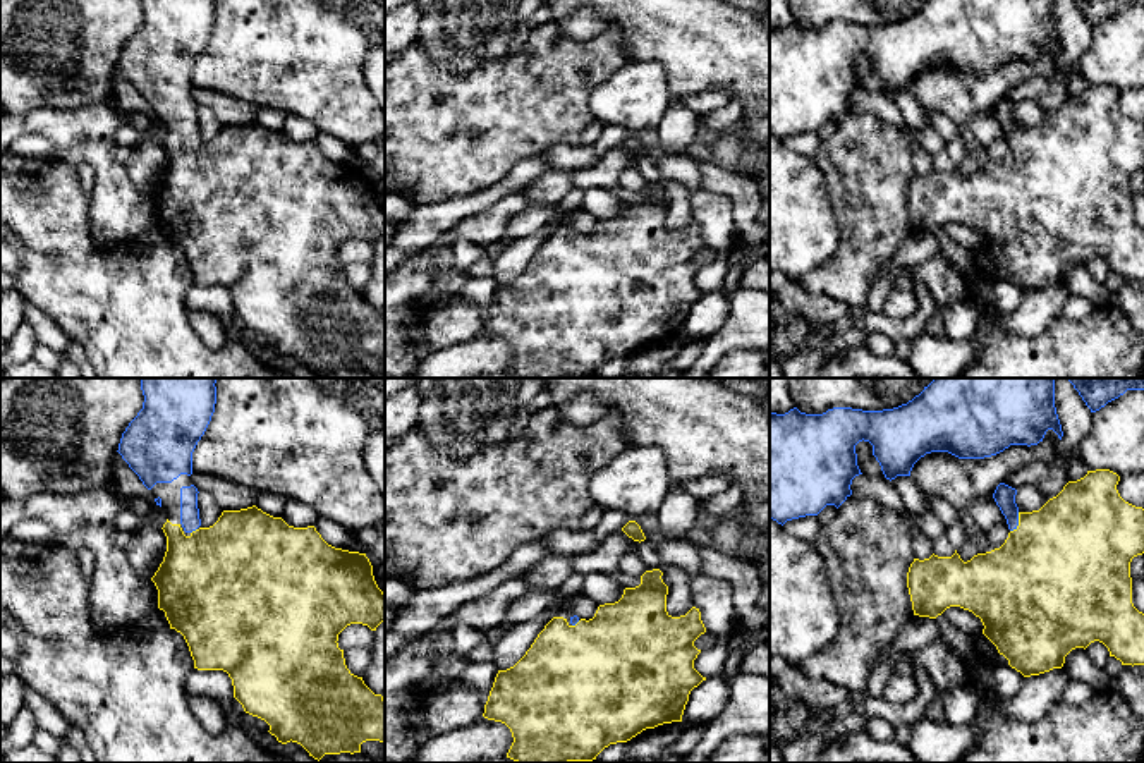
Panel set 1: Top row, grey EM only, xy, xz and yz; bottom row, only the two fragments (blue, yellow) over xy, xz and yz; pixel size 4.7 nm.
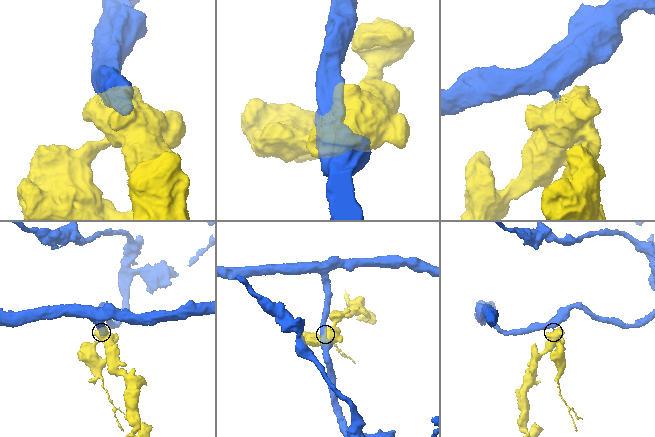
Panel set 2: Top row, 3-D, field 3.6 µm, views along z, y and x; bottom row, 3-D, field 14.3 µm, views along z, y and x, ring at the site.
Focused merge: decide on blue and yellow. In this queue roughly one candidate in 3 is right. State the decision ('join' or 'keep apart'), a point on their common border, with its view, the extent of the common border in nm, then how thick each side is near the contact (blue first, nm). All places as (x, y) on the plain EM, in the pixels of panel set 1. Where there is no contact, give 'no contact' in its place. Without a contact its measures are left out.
join; meets blue in yz at (1017, 138); contact 100 nm long; 100 nm thick on the blue side, 480 nm on the other

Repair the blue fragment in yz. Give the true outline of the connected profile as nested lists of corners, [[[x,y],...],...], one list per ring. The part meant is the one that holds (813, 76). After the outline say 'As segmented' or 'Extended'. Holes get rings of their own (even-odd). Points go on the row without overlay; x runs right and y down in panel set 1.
[[[928,0],[907,19],[883,26],[833,22],[823,29],[806,29],[797,22],[785,29],[770,27],[770,132],[778,139],[818,131],[826,120],[837,124],[852,110],[852,95],[861,88],[855,60],[869,57],[886,95],[910,91],[914,79],[931,67],[948,67],[958,74],[984,74],[1010,60],[1038,60],[1048,45],[1062,55],[1055,22],[1055,0]]]. As segmented

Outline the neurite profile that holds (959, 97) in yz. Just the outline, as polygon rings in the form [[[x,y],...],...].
[[[1048,45],[1038,60],[1010,60],[984,74],[958,74],[948,67],[926,69],[914,79],[910,93],[926,112],[940,112],[958,127],[969,127],[974,115],[993,112],[996,101],[1012,88],[1031,77],[1051,77],[1060,69],[1067,76],[1074,70],[1063,64],[1058,50]]]

